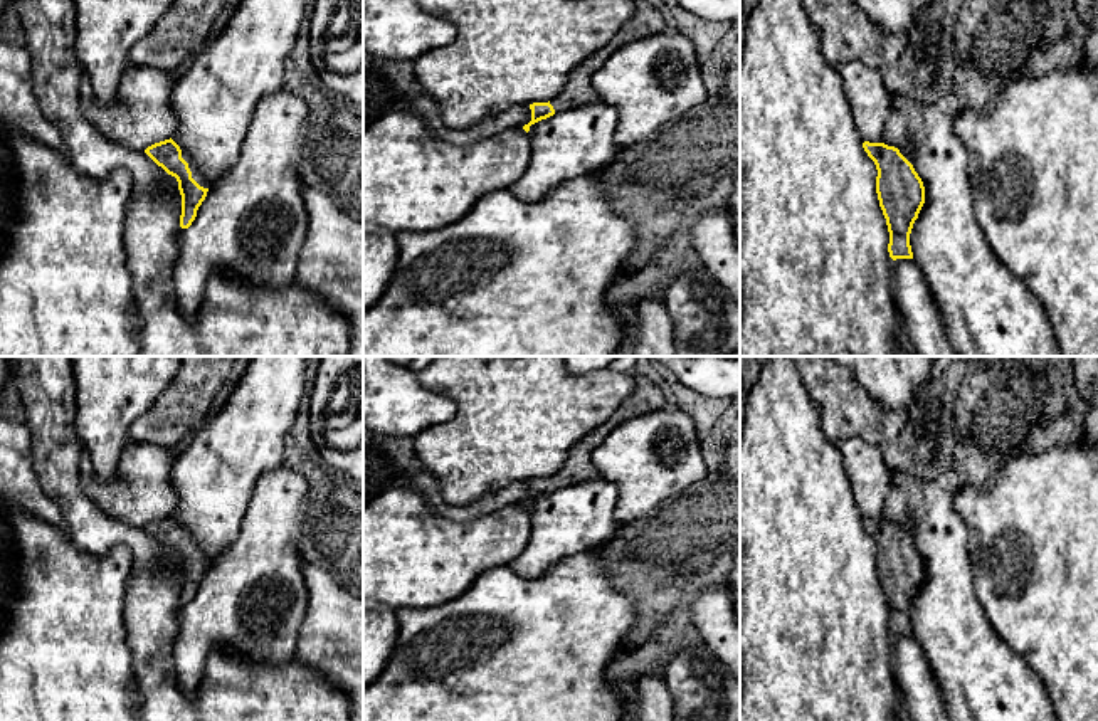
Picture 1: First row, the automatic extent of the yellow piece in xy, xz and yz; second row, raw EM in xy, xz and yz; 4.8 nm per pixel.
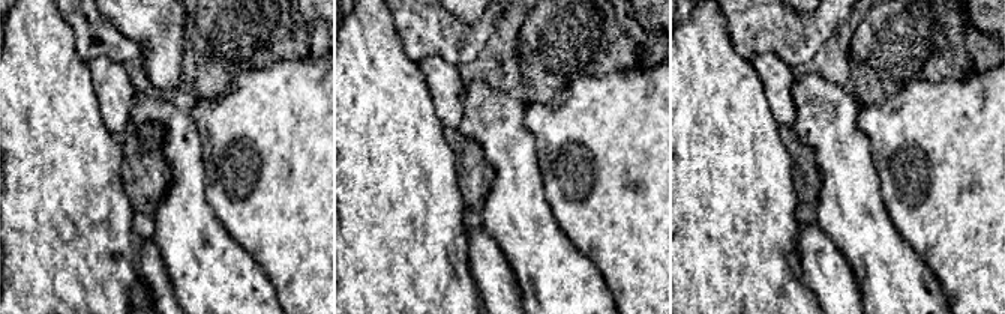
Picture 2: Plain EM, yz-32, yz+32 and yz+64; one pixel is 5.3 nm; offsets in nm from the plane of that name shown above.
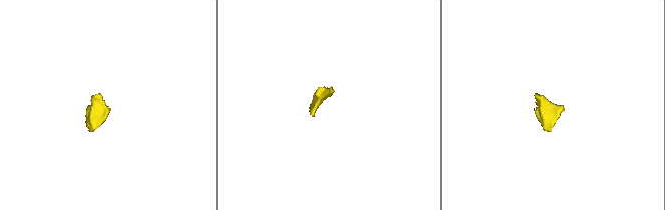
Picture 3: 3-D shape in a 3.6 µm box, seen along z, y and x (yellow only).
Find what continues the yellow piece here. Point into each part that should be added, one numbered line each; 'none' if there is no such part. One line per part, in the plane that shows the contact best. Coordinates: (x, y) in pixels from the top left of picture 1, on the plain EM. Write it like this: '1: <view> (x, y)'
1: xy (197, 552)

